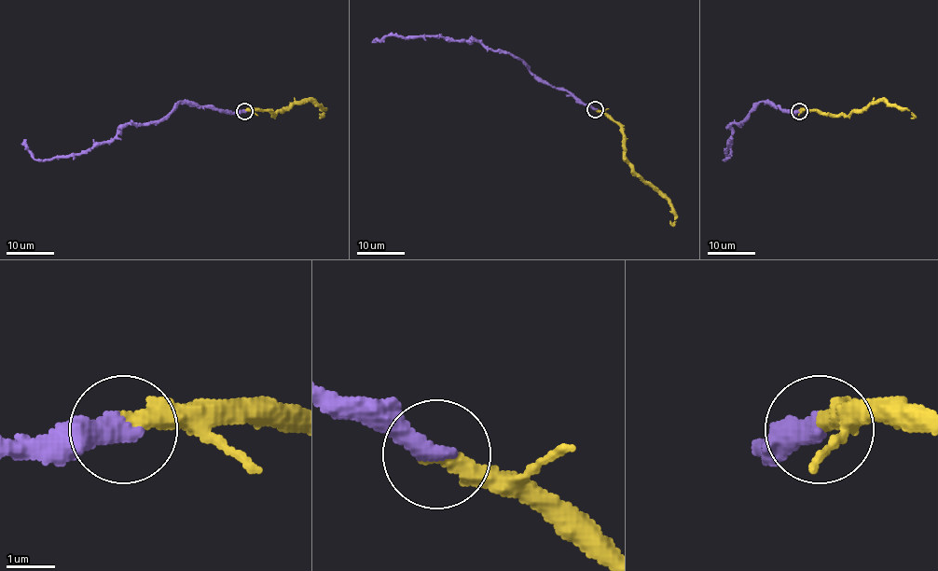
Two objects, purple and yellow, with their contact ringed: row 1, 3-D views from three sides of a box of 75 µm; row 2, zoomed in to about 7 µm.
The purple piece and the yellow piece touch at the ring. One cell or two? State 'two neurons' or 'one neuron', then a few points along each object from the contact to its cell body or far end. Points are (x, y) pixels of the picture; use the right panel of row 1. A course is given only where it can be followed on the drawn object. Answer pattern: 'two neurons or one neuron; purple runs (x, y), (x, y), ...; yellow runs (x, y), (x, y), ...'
one neuron; purple runs (799, 111), (785, 112), (780, 107), (761, 102), (739, 124), (731, 125), (725, 160), (733, 139); yellow runs (799, 111), (848, 116), (863, 111), (871, 104), (886, 102), (909, 109), (914, 117), (911, 118)

